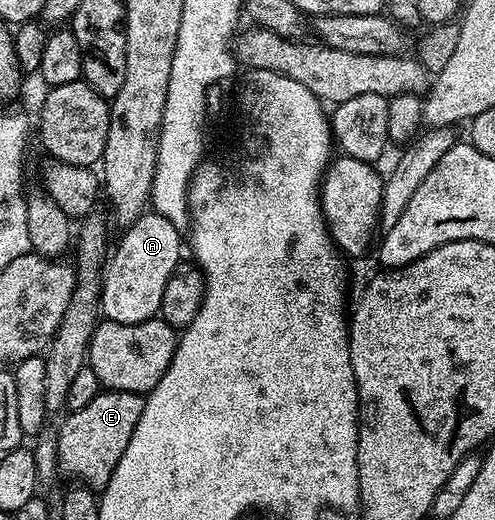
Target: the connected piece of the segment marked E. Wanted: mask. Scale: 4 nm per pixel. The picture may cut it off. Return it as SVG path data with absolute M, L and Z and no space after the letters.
M100 390L89 406L67 414L55 436L58 471L75 480L71 482L76 485L102 493L109 478L113 478L113 470L117 470L117 462L121 462L121 454L125 454L125 446L129 446L129 438L133 438L133 430L137 430L143 401L144 397L137 392Z

